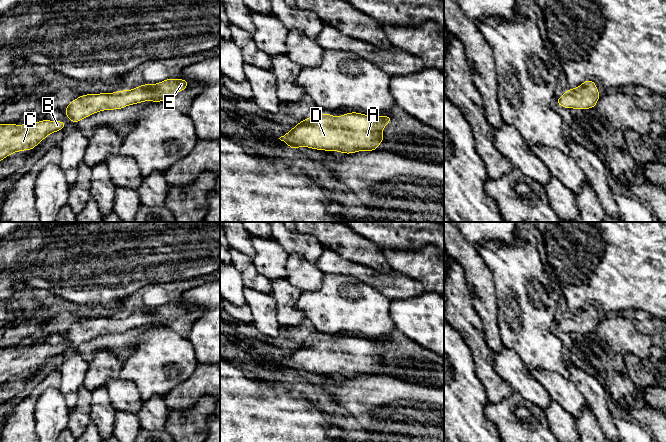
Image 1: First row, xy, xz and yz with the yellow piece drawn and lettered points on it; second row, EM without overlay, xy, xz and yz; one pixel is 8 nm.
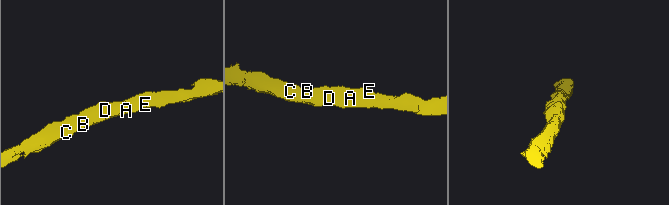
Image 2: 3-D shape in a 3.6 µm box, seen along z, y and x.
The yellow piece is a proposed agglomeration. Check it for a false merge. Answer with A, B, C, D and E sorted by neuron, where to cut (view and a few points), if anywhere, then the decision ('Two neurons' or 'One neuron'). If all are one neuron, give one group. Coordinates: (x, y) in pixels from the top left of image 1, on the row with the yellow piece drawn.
Groups: A B C D E. No split. One neuron

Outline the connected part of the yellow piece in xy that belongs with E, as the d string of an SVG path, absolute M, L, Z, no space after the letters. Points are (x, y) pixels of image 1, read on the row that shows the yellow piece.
M169 78L156 84L146 83L132 90L85 94L71 101L63 111L71 122L77 124L100 111L123 109L144 101L164 102L171 95L185 90L189 84L186 79Z

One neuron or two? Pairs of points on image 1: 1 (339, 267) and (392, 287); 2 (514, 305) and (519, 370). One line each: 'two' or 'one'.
1: one
2: two

